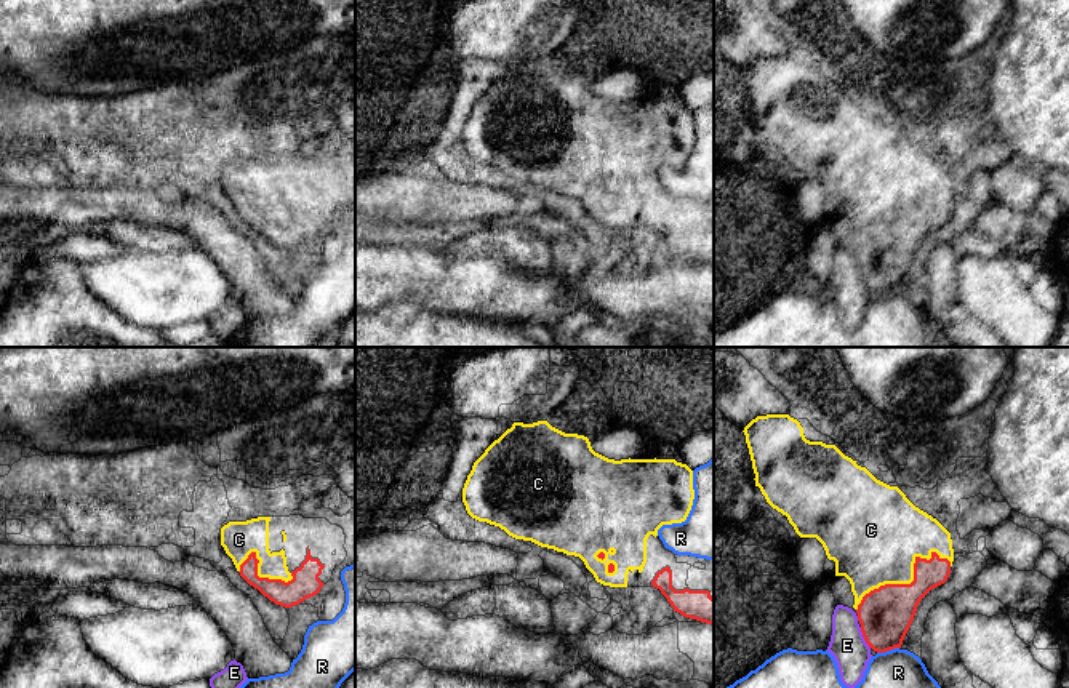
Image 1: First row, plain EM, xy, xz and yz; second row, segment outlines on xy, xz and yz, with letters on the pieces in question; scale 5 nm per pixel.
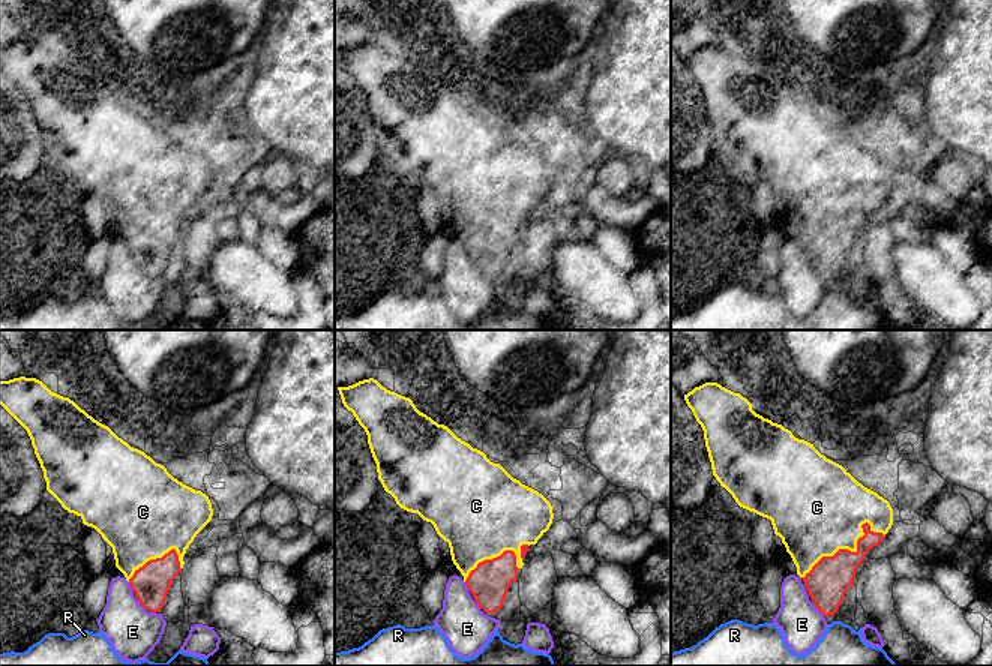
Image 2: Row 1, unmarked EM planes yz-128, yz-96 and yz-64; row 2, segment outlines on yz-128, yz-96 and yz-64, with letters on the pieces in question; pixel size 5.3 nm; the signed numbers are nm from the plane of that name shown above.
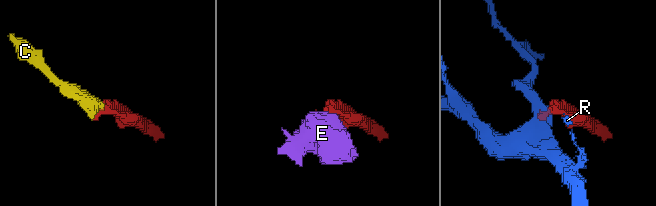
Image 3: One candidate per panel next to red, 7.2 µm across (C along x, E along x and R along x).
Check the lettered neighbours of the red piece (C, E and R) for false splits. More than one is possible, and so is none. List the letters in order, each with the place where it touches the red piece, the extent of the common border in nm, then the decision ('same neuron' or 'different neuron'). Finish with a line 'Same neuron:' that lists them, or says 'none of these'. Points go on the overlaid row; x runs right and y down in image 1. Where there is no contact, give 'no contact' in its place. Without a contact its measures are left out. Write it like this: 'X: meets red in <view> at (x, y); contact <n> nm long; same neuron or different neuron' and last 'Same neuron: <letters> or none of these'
C: meets red in yz at (911, 583); contact 550 nm long; same neuron
E: meets red in yz at (864, 639); contact 120 nm long; different neuron
R: meets red in yz at (887, 650); contact 120 nm long; different neuron
Same neuron: C

